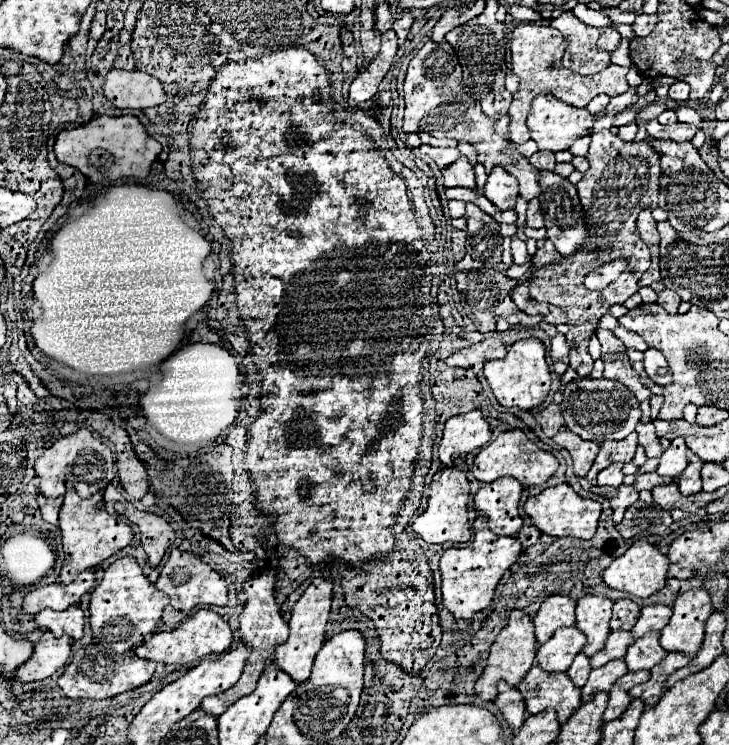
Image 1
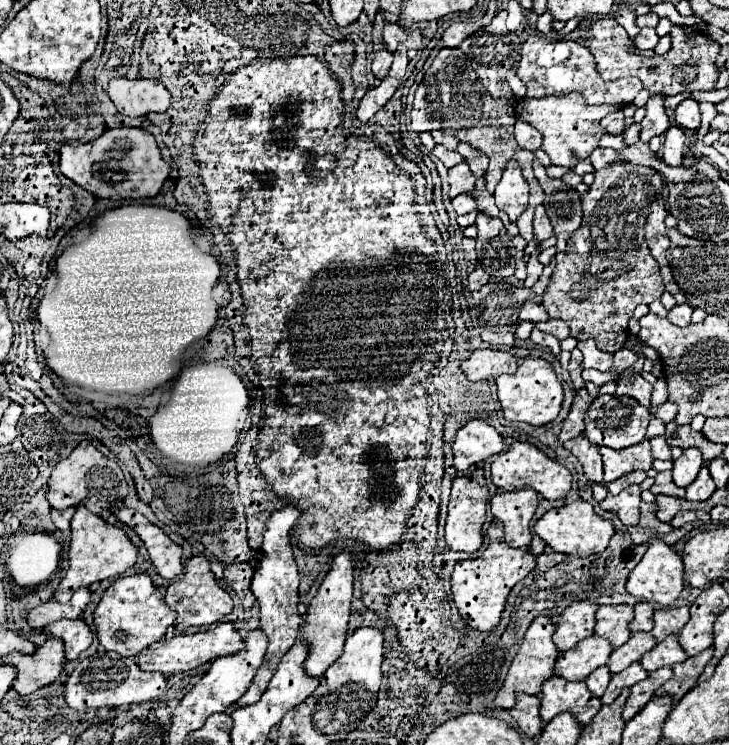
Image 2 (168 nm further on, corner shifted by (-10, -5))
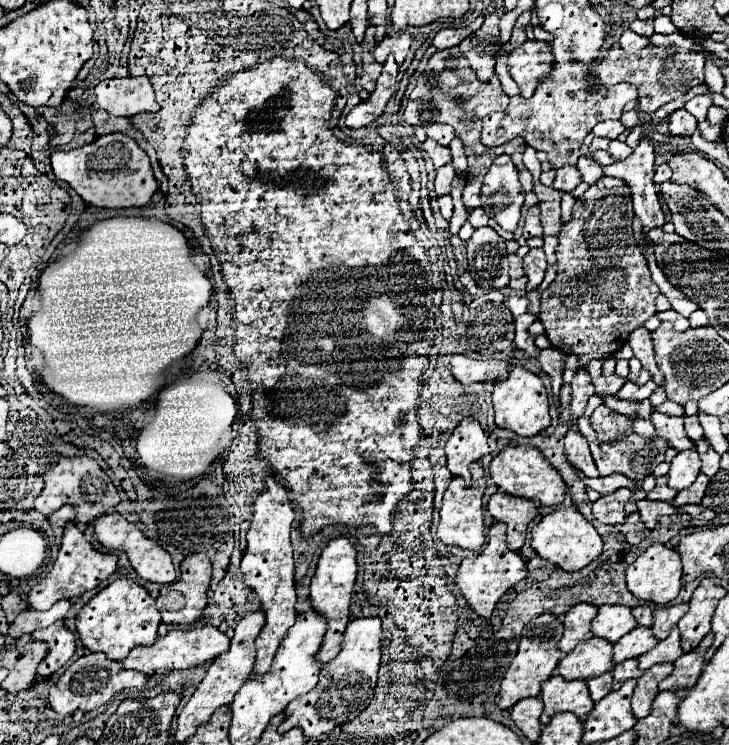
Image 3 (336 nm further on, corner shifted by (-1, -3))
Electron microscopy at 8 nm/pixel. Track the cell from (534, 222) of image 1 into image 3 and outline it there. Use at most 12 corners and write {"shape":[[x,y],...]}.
{"shape":[[531,207],[525,219],[523,237],[541,237],[539,207]]}

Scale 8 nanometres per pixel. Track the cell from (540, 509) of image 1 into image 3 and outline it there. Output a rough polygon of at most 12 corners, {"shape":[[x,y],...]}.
{"shape":[[573,507],[531,531],[531,547],[563,571],[601,555],[603,539]]}

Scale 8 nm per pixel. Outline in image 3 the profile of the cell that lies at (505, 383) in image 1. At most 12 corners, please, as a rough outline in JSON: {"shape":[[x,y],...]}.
{"shape":[[523,365],[495,383],[495,425],[533,437],[549,427],[543,381]]}

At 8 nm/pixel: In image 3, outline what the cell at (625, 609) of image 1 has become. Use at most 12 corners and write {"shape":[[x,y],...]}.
{"shape":[[649,605],[633,609],[639,625],[653,625],[653,609]]}

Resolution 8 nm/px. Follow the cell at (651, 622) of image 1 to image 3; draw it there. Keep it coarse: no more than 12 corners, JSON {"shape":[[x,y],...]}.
{"shape":[[685,603],[655,609],[653,635],[665,639],[689,611]]}

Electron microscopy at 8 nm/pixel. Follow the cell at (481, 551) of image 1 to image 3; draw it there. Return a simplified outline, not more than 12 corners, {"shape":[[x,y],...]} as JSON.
{"shape":[[493,523],[485,549],[463,559],[457,587],[489,619],[501,595],[527,577],[509,551],[505,523]]}

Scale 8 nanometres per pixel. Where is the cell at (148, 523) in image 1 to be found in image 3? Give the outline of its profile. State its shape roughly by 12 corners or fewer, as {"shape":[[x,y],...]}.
{"shape":[[119,513],[103,515],[93,537],[125,551],[137,575],[173,583],[171,555]]}

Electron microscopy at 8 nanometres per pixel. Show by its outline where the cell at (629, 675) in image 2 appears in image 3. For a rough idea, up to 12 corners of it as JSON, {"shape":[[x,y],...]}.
{"shape":[[637,659],[617,663],[613,669],[613,689],[643,673]]}

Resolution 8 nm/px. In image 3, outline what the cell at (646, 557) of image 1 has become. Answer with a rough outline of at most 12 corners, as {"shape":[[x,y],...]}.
{"shape":[[653,543],[627,567],[629,591],[667,605],[679,595],[679,553]]}

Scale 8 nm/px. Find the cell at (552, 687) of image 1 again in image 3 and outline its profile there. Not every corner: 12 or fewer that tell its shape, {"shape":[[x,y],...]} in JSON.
{"shape":[[555,675],[543,683],[541,723],[571,711],[585,719],[593,709],[585,681]]}

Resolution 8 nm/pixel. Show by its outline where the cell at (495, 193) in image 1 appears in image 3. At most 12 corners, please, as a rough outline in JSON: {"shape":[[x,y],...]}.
{"shape":[[499,155],[483,179],[481,207],[513,233],[525,191]]}

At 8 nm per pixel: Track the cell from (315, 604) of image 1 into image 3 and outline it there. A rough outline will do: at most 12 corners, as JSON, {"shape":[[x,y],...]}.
{"shape":[[331,539],[311,579],[311,607],[329,623],[317,653],[329,663],[351,621],[357,551]]}

